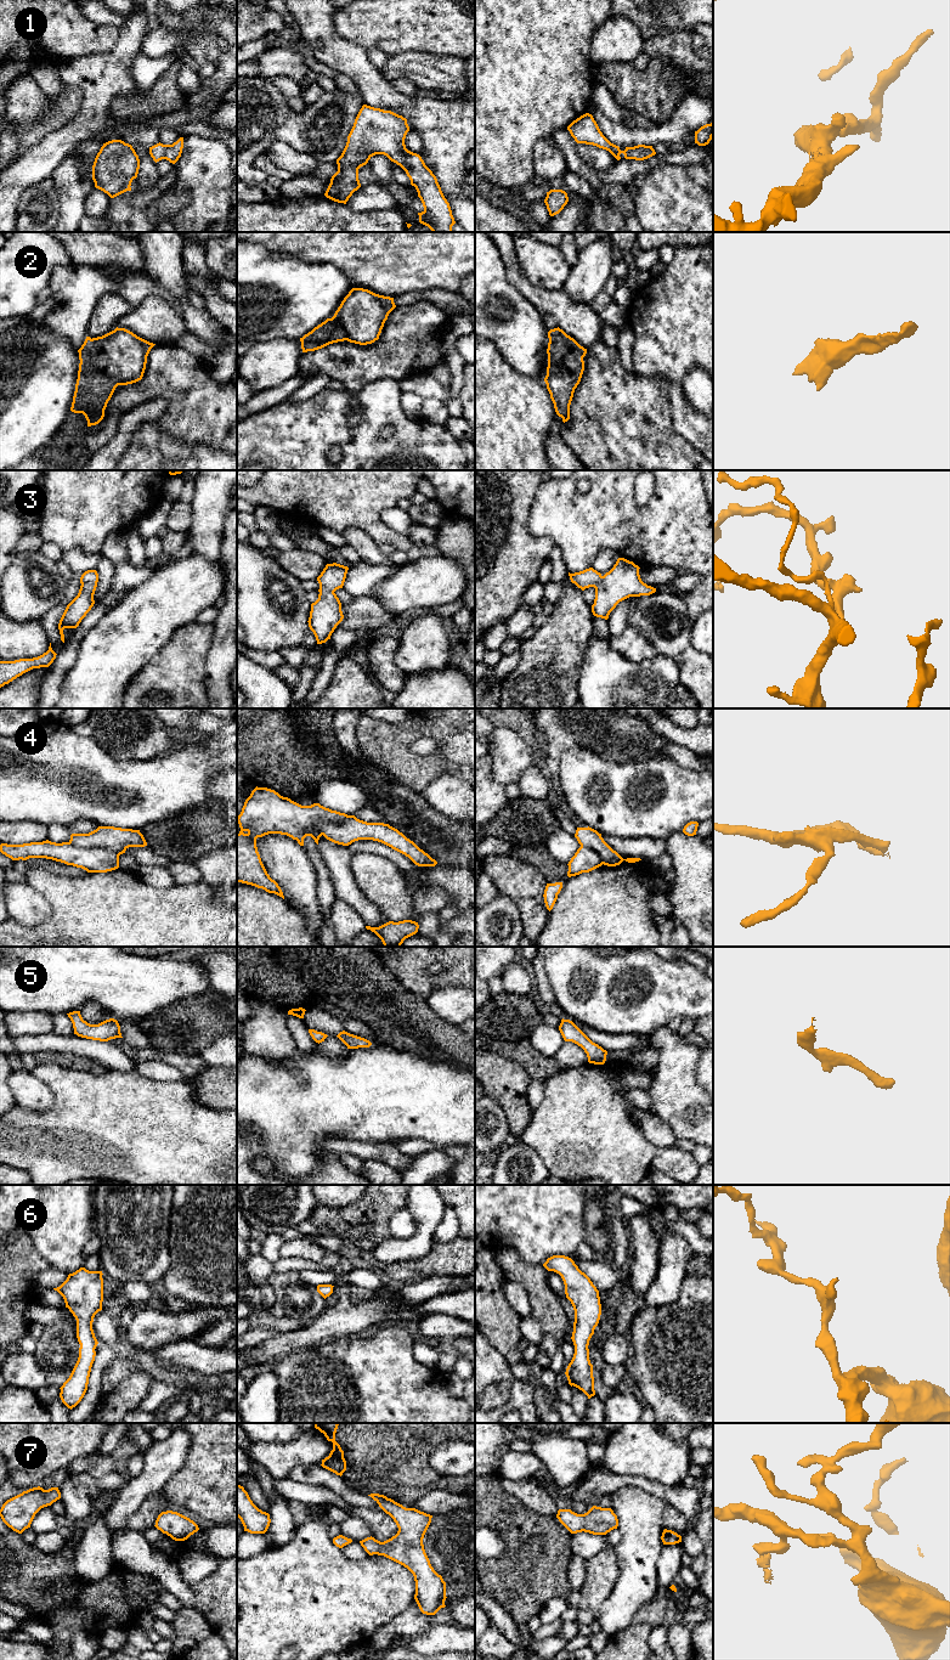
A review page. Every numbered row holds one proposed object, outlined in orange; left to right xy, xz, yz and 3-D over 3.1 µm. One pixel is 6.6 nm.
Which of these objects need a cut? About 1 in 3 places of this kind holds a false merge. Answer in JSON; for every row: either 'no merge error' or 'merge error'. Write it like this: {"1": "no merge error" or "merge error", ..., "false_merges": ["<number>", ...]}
{"1": "no merge error", "2": "no merge error", "3": "no merge error", "4": "merge error", "5": "no merge error", "6": "no merge error", "7": "no merge error", "false_merges": ["4"]}

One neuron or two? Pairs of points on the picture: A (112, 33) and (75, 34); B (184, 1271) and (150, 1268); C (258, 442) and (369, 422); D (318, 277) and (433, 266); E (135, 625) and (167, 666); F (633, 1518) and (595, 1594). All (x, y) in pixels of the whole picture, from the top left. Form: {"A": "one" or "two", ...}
{"A": "one", "B": "two", "C": "one", "D": "two", "E": "two", "F": "two"}

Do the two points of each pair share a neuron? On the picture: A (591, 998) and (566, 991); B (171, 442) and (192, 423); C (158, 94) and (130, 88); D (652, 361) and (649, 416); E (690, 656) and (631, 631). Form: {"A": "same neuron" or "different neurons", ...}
{"A": "same neuron", "B": "different neurons", "C": "different neurons", "D": "different neurons", "E": "different neurons"}

